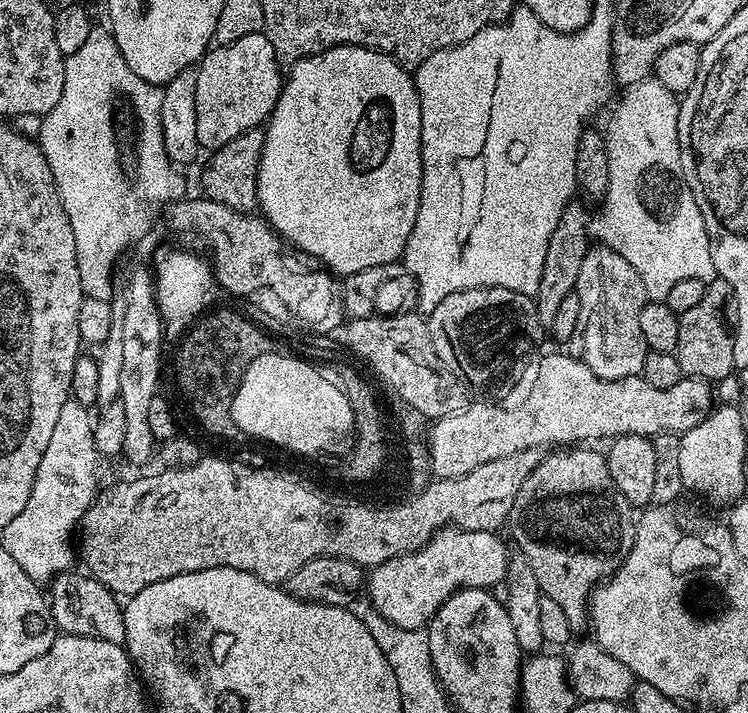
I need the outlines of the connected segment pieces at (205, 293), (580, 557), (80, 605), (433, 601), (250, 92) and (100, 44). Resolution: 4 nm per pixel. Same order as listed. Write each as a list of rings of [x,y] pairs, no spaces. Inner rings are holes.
[[[180,246],[175,247],[158,253],[154,267],[156,301],[160,307],[160,318],[164,321],[164,335],[168,338],[183,337],[205,311],[203,308],[212,300],[212,288],[217,287],[211,263],[203,255]]]
[[[572,446],[567,450],[553,451],[556,452],[553,456],[545,455],[522,482],[506,525],[507,531],[512,531],[511,543],[515,551],[524,555],[534,570],[541,593],[554,598],[554,602],[566,610],[566,619],[576,634],[589,627],[593,592],[601,581],[619,570],[636,541],[637,517],[634,515],[634,506],[622,498],[618,486],[614,486],[605,453],[595,452],[592,448],[595,447]]]
[[[69,570],[50,581],[52,617],[57,629],[69,636],[93,636],[106,642],[123,644],[126,638],[124,609],[116,593],[83,571]]]
[[[446,527],[434,533],[430,542],[422,546],[416,552],[407,552],[401,556],[390,558],[386,562],[376,565],[366,576],[366,596],[372,599],[371,607],[382,614],[394,626],[402,630],[414,630],[424,628],[432,621],[432,616],[440,609],[442,602],[450,598],[458,590],[463,588],[486,588],[489,590],[503,585],[510,548],[500,541],[501,537],[495,532],[483,532],[482,530],[462,530],[461,528]]]
[[[263,31],[238,42],[209,47],[195,69],[197,78],[197,142],[201,149],[226,146],[238,134],[259,128],[271,116],[282,87],[281,61]]]
[[[94,26],[90,30],[90,34],[86,38],[79,50],[74,50],[74,54],[65,56],[64,58],[64,85],[62,86],[62,98],[58,98],[58,106],[54,106],[54,110],[50,110],[39,121],[40,136],[38,135],[38,143],[42,154],[46,154],[46,162],[50,162],[50,174],[54,174],[54,186],[58,190],[58,198],[62,198],[62,206],[66,210],[66,218],[70,218],[70,230],[74,230],[74,246],[78,254],[78,278],[82,282],[82,290],[85,297],[98,298],[111,301],[112,294],[112,275],[116,272],[116,263],[120,260],[120,255],[131,246],[135,240],[140,240],[148,232],[148,227],[152,224],[152,216],[147,212],[147,208],[151,204],[160,204],[159,206],[167,206],[174,200],[185,199],[184,192],[184,176],[179,167],[172,163],[170,157],[166,154],[166,148],[163,146],[162,122],[160,121],[160,111],[162,110],[162,91],[157,85],[146,82],[142,78],[138,78],[138,74],[134,74],[134,70],[130,70],[130,66],[126,62],[126,58],[122,58],[122,54],[118,50],[118,42],[112,36],[111,31],[107,27],[100,28]],[[116,96],[128,96],[128,100],[132,103],[132,108],[136,111],[136,120],[140,123],[140,141],[136,144],[136,185],[131,188],[128,180],[124,177],[124,172],[120,169],[120,148],[116,145],[116,128],[112,125],[112,103],[115,102]]]

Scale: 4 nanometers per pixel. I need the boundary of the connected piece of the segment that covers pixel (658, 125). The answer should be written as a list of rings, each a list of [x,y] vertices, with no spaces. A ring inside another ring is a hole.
[[[654,78],[639,80],[623,89],[624,97],[616,104],[608,128],[604,132],[606,158],[610,162],[610,186],[600,213],[590,220],[590,232],[603,247],[614,250],[638,270],[642,278],[644,295],[649,301],[664,302],[670,290],[678,282],[687,279],[710,281],[717,279],[714,258],[710,258],[710,238],[706,234],[706,222],[686,178],[682,174],[682,154],[678,146],[678,114],[680,100],[677,93],[666,90],[662,82]]]

